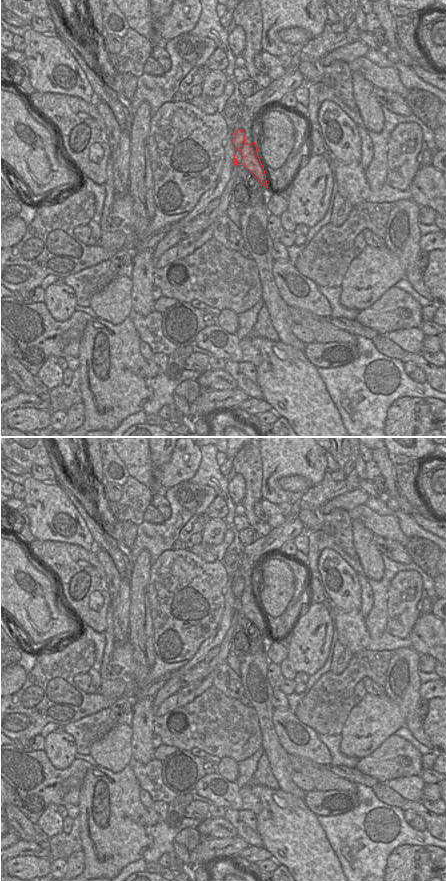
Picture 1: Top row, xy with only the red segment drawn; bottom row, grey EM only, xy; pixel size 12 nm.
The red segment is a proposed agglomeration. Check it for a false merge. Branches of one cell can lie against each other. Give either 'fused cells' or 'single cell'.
fused cells

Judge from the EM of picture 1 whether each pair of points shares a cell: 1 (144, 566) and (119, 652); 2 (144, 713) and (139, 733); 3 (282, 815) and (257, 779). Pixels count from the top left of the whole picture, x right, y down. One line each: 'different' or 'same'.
1: different
2: same
3: different

